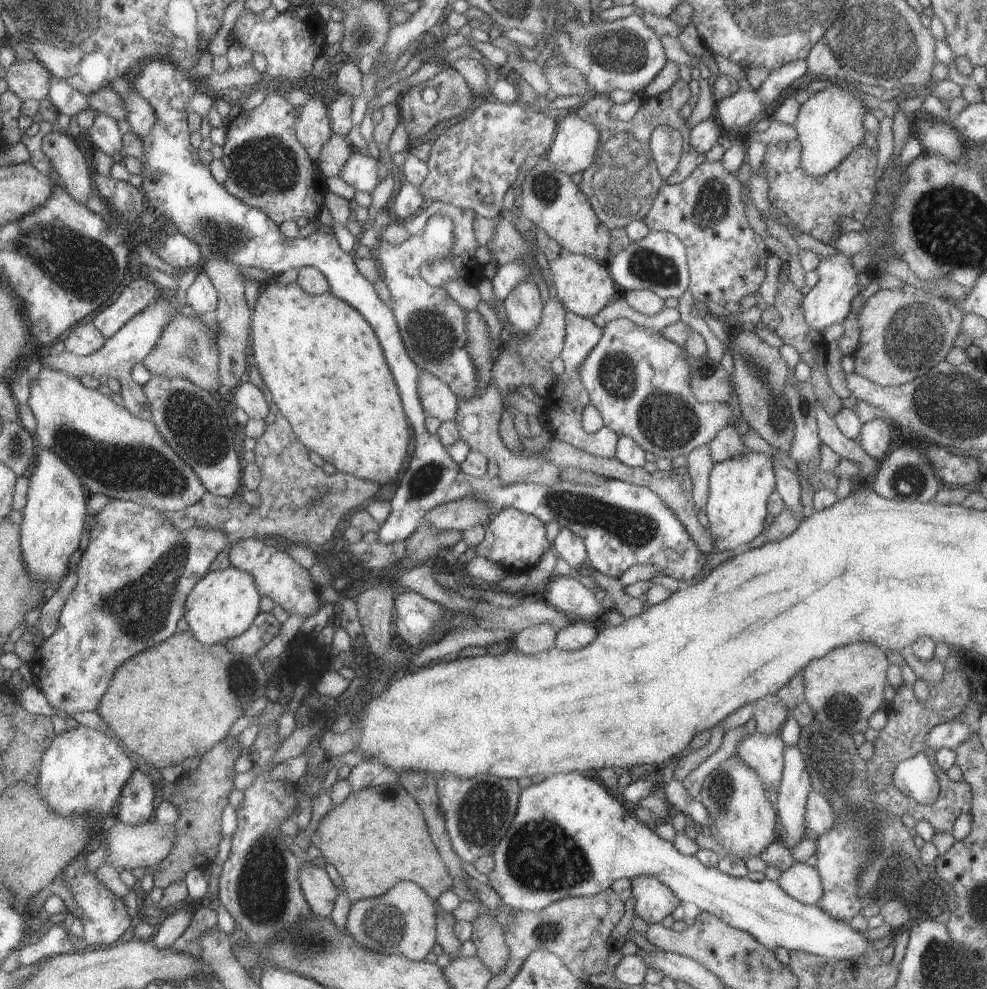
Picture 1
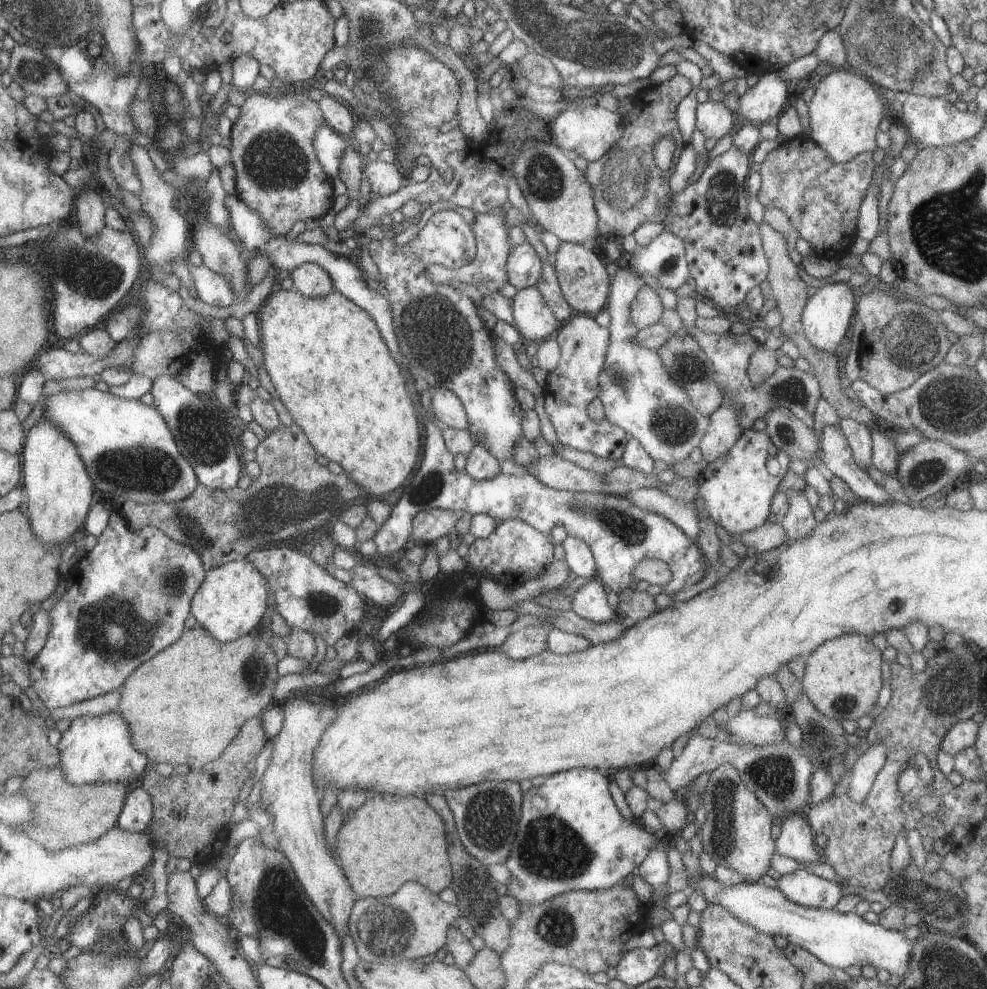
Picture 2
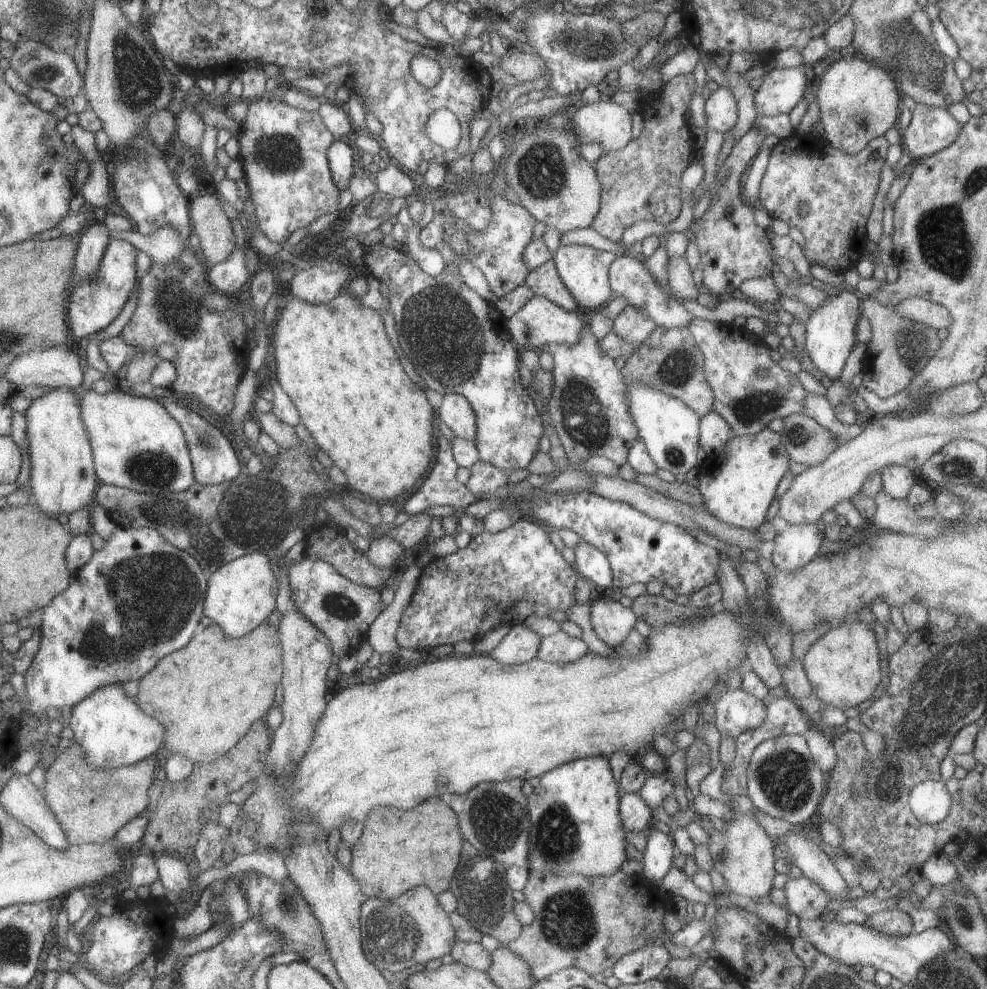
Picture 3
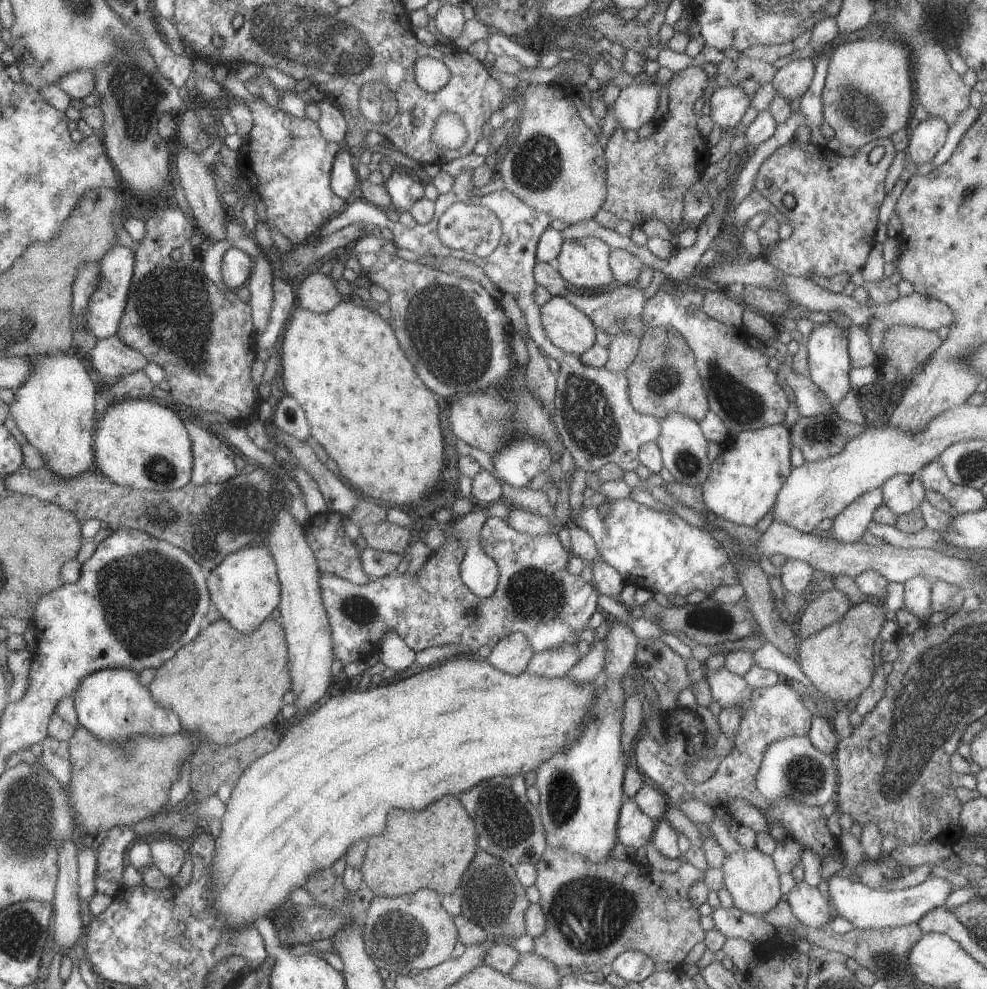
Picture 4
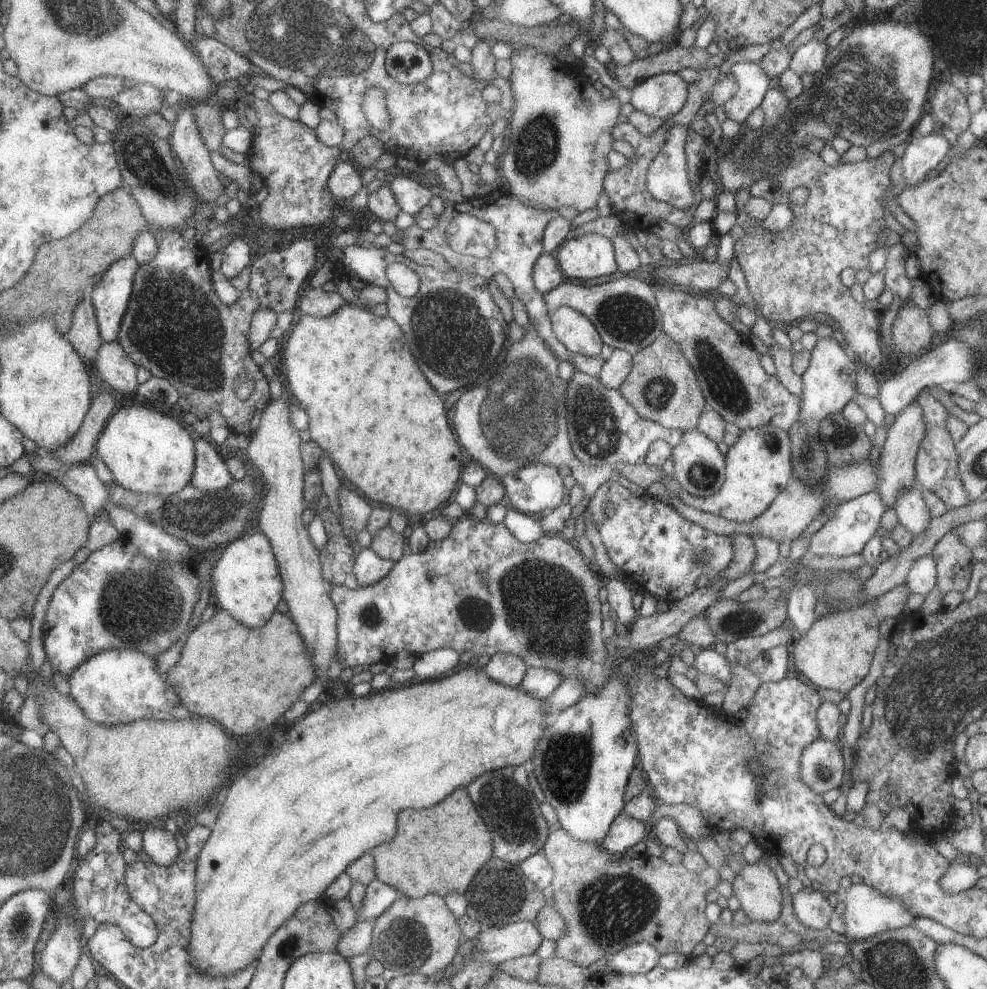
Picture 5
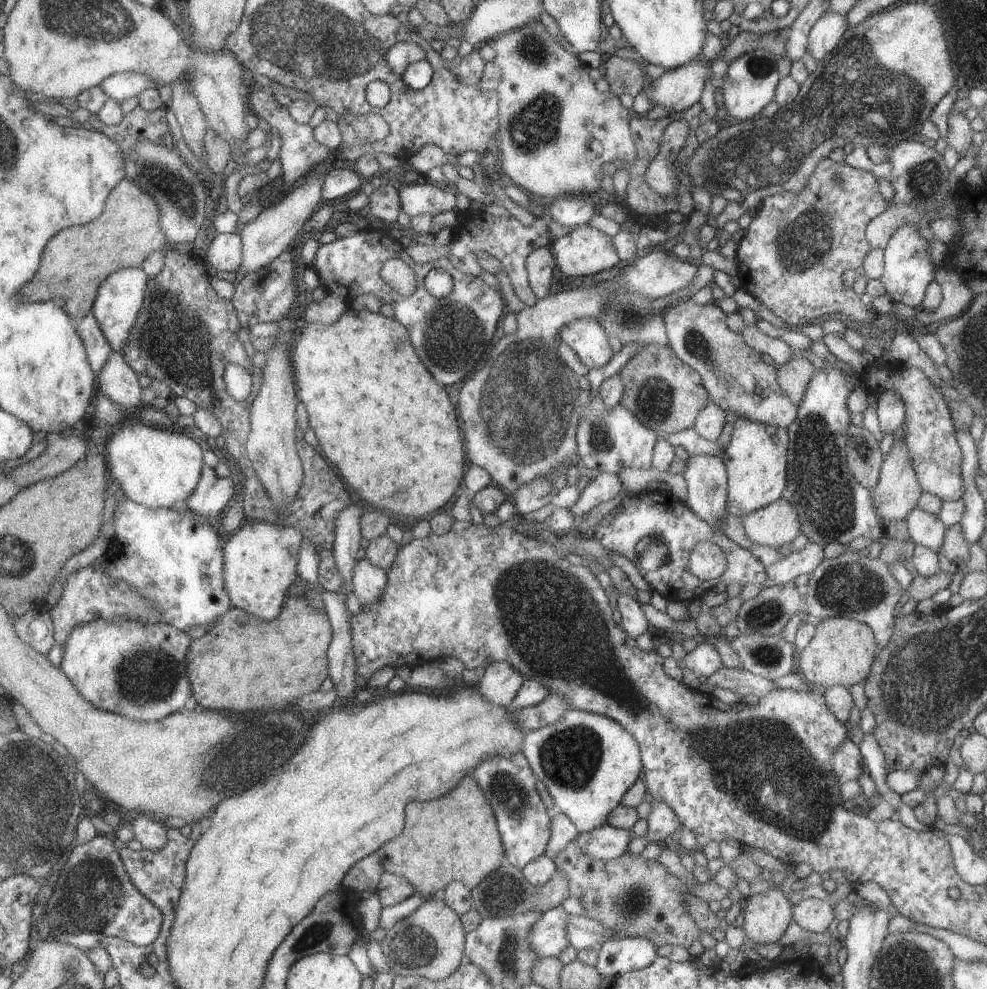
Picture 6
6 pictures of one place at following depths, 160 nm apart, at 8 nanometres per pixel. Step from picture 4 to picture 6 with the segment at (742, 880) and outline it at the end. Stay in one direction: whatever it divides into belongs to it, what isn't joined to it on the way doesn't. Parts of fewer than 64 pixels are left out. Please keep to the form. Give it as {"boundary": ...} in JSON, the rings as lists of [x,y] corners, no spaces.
{"boundary":[[[778,888],[749,895],[743,900],[745,940],[772,943],[783,934],[792,919],[793,904]]]}

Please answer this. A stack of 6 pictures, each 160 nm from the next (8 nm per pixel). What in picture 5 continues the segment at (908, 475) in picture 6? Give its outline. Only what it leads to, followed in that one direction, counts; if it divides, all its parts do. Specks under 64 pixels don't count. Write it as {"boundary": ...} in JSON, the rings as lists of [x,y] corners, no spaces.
{"boundary":[[[909,401],[895,416],[887,428],[883,446],[878,449],[879,472],[875,490],[886,507],[892,507],[899,489],[915,484],[914,460],[922,438],[925,436],[925,421],[918,402]]]}

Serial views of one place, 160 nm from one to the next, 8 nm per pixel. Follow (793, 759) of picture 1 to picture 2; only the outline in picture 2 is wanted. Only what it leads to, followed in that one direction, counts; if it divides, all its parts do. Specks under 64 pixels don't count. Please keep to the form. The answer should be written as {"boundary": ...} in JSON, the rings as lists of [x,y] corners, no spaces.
{"boundary":[[[793,811],[787,813],[782,820],[779,821],[779,830],[779,836],[774,840],[774,850],[777,853],[797,860],[797,862],[800,862],[801,868],[804,868],[804,864],[817,864],[822,861],[821,851],[813,840],[815,834],[813,834],[804,812]]]}

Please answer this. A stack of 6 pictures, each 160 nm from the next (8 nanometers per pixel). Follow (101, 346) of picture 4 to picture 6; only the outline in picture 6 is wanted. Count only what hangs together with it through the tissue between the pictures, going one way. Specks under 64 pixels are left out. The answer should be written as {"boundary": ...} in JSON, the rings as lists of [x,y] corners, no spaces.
{"boundary":[[[114,351],[101,374],[98,374],[101,392],[123,405],[129,412],[132,408],[146,406],[143,401],[145,390],[140,375],[131,368],[124,354]]]}

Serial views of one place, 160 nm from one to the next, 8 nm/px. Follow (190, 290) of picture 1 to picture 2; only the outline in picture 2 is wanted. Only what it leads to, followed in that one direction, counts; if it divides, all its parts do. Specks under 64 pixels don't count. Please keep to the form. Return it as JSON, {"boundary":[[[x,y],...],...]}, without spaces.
{"boundary":[[[203,264],[190,266],[189,271],[202,302],[209,306],[229,306],[234,302],[232,289],[224,277],[211,272]]]}

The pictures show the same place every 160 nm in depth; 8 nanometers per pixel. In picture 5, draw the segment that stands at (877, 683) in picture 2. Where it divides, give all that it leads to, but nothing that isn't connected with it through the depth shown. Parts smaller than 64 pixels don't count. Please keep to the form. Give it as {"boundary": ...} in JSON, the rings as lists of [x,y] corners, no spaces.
{"boundary":[[[901,584],[878,596],[875,604],[849,607],[817,617],[805,634],[795,636],[791,651],[793,664],[800,677],[814,688],[849,692],[859,684],[869,670],[869,664],[877,646],[880,634],[877,626],[884,618],[893,618],[904,607],[906,596],[911,593],[906,585]]]}

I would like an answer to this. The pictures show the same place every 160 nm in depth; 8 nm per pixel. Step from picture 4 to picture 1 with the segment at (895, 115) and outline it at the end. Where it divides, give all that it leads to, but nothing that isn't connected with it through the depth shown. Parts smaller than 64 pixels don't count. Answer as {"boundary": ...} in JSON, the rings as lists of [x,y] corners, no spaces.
{"boundary":[[[833,84],[826,89],[815,92],[800,103],[798,108],[797,119],[792,124],[796,130],[796,140],[801,145],[800,167],[803,174],[810,177],[818,177],[826,172],[833,170],[859,143],[863,133],[866,131],[862,128],[862,116],[865,111],[869,110],[871,105],[865,106],[858,101],[851,93],[848,93],[845,84]]]}

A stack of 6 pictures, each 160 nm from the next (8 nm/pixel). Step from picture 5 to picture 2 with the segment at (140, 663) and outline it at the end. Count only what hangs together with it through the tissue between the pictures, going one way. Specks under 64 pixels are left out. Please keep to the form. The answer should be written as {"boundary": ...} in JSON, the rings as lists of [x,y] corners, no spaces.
{"boundary":[[[119,712],[77,717],[61,734],[57,748],[60,750],[62,764],[60,767],[63,774],[74,785],[99,783],[128,785],[152,765],[150,758],[135,748],[132,742],[132,728]]]}

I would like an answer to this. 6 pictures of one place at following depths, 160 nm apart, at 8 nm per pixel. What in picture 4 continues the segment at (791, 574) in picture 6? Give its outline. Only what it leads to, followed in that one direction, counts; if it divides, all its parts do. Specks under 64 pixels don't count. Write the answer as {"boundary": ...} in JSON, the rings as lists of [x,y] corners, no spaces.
{"boundary":[[[880,487],[859,495],[852,500],[839,514],[836,514],[833,521],[829,538],[840,543],[855,543],[863,534],[867,523],[872,520],[873,511],[883,500]]]}

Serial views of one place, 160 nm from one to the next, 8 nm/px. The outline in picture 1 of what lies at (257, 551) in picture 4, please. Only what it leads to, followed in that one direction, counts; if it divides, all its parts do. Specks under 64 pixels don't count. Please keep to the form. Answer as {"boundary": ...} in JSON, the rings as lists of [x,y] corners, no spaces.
{"boundary":[[[231,566],[225,570],[209,571],[188,596],[184,618],[189,630],[201,641],[201,644],[219,645],[248,630],[253,619],[261,611],[260,598],[259,590],[249,573],[241,572],[240,569]]]}

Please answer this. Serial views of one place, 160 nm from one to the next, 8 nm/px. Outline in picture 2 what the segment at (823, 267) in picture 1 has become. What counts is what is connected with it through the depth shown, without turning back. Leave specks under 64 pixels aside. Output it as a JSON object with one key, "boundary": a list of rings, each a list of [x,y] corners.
{"boundary":[[[829,282],[821,288],[814,289],[814,293],[810,293],[801,313],[803,332],[807,340],[815,348],[834,354],[835,347],[845,336],[849,321],[853,318],[855,306],[852,288],[848,285],[848,282]]]}

